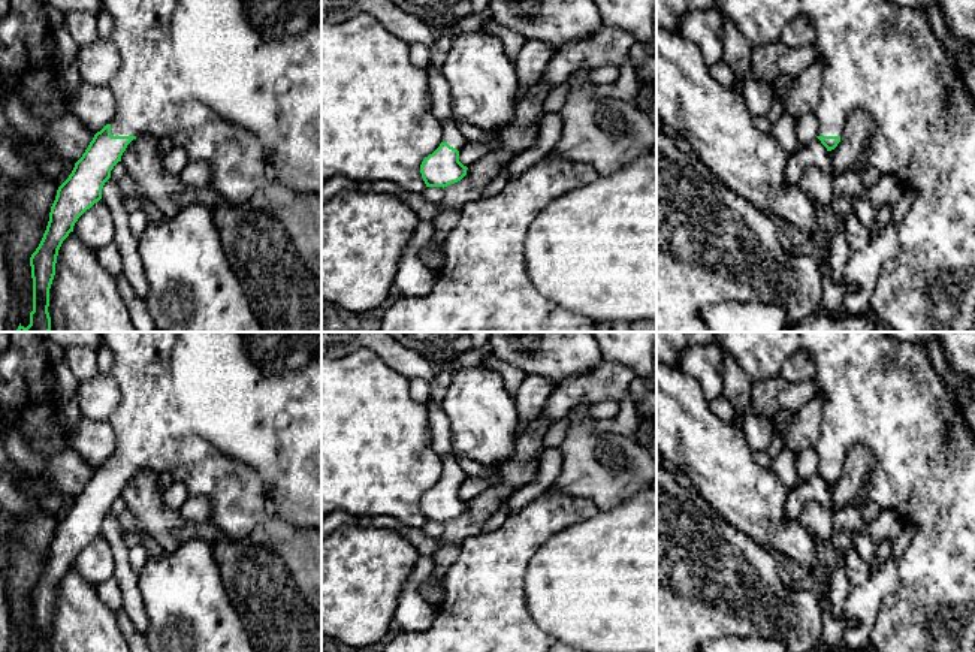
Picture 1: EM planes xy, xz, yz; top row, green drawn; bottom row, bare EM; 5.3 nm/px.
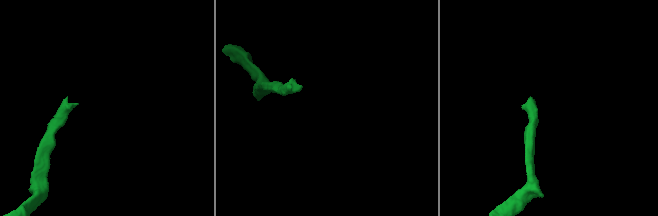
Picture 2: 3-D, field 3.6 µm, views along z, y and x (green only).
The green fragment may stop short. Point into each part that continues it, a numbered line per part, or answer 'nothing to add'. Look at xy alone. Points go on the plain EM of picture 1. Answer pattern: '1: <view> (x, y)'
1: xy (148, 429)

